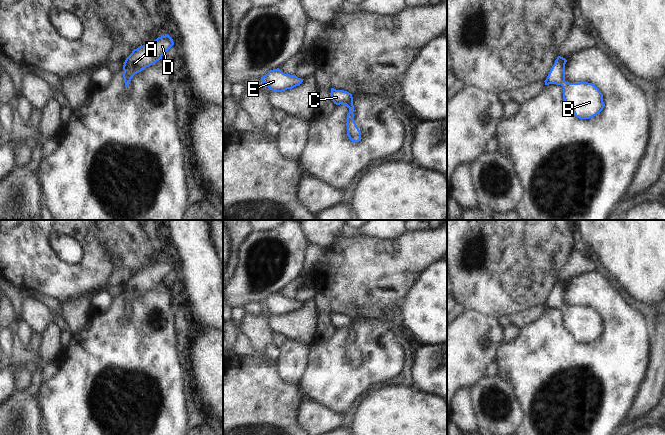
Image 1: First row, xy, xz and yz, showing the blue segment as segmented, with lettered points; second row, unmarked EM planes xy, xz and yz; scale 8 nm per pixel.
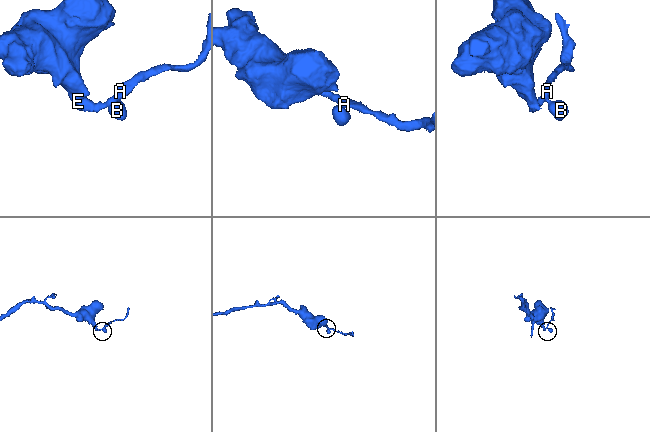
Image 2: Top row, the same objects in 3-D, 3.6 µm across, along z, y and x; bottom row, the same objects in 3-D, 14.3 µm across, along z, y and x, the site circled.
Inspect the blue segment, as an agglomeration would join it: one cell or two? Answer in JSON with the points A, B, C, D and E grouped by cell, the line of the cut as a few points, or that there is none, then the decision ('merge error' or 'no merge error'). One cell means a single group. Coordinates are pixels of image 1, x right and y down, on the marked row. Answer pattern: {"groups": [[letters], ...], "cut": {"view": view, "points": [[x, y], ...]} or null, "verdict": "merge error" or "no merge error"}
{"groups": [["A", "B", "C", "D", "E"]], "cut": null, "verdict": "no merge error"}

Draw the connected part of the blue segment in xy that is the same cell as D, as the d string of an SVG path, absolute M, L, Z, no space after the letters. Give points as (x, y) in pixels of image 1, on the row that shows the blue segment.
M166 34L156 40L134 49L123 63L123 78L126 87L129 87L132 77L155 64L174 45L173 39Z

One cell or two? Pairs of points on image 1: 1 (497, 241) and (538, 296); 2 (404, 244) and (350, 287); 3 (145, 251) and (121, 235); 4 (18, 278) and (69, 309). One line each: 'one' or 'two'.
1: one
2: one
3: one
4: two

